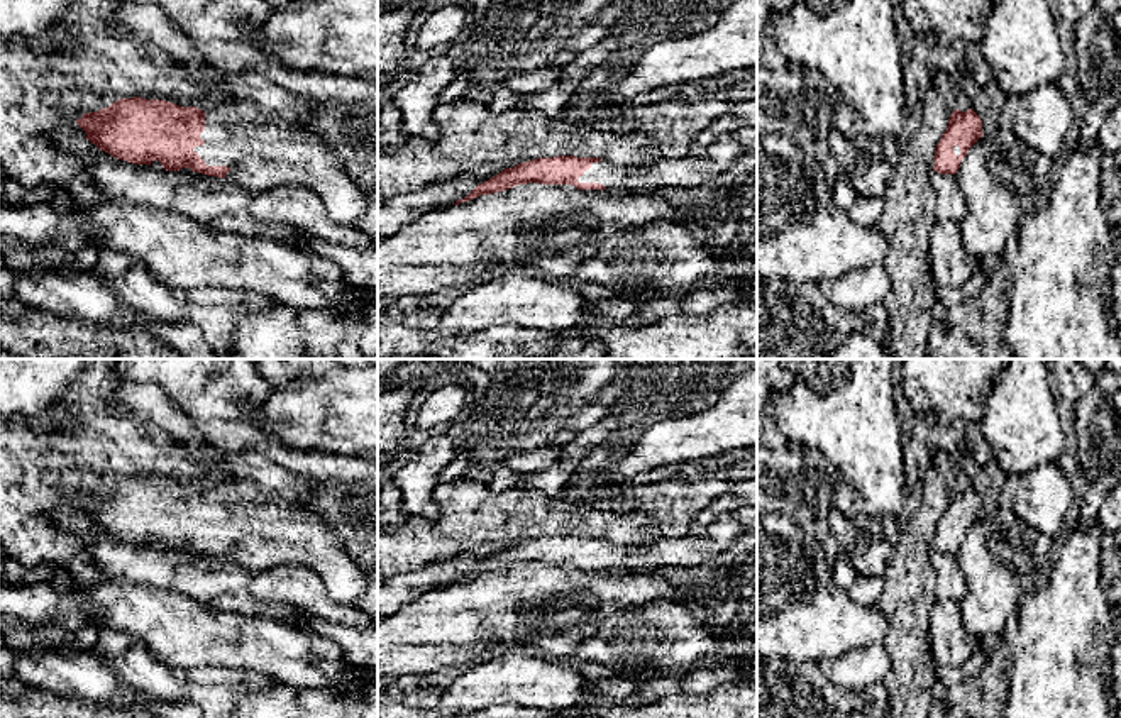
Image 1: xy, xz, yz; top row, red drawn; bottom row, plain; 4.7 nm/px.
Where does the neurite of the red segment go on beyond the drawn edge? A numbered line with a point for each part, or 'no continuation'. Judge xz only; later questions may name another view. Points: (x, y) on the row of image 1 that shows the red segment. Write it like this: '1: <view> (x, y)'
1: xz (695, 170)

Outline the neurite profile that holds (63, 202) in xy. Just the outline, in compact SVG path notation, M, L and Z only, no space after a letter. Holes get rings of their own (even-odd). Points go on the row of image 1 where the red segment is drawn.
M59 188L52 190L52 198L49 200L49 203L63 213L69 213L78 207L78 203L71 198L71 195L68 195Z

